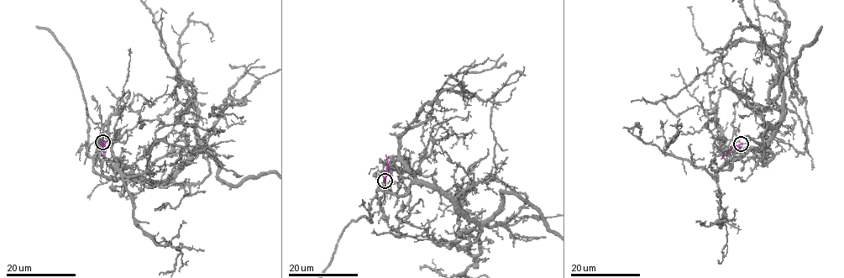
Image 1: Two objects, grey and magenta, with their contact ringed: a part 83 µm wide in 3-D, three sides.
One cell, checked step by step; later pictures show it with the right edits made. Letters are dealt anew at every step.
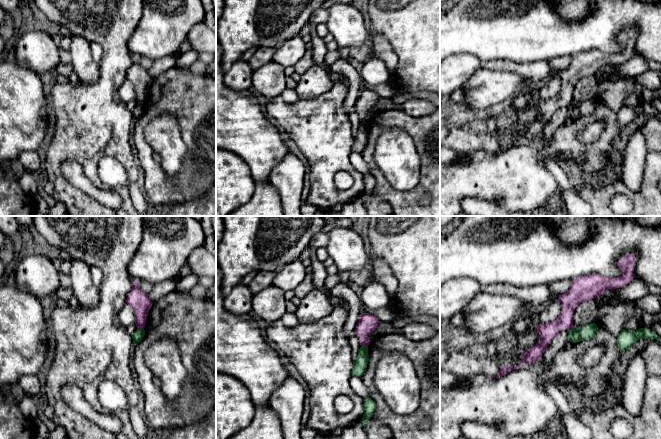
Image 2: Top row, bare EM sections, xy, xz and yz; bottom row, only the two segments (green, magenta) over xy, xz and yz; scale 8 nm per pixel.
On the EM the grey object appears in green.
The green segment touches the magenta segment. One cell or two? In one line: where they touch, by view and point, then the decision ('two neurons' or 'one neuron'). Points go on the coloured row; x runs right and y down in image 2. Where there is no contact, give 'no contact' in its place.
contact xy (140, 328); two neurons

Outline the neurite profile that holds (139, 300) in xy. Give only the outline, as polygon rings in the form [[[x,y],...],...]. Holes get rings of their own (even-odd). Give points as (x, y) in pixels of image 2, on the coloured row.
[[[134,280],[133,288],[127,297],[126,303],[134,309],[136,316],[135,325],[137,329],[144,329],[148,312],[153,303],[148,298],[147,294],[140,289],[138,283],[138,280]]]

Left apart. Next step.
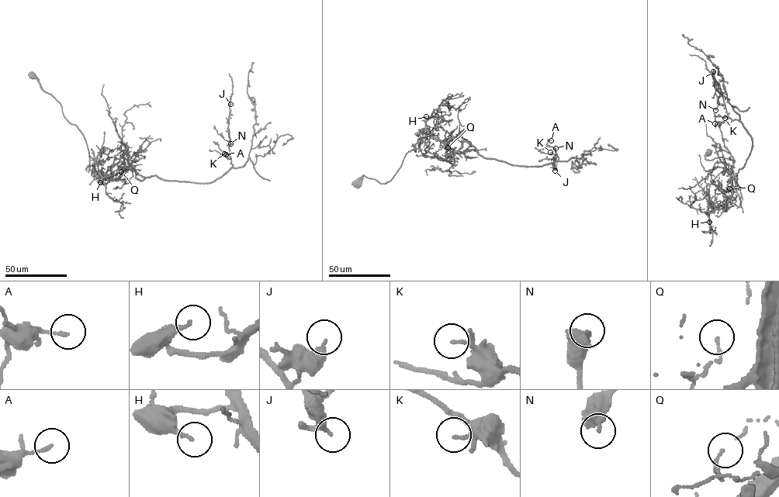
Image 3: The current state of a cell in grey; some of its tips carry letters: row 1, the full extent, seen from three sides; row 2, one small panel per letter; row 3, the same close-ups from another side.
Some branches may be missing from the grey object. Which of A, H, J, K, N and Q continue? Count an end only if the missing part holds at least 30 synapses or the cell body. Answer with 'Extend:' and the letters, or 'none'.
Extend: none

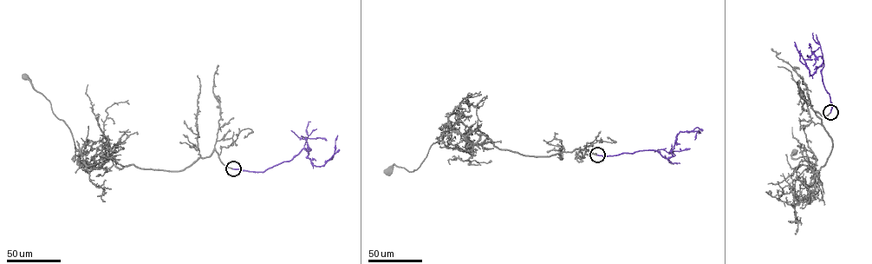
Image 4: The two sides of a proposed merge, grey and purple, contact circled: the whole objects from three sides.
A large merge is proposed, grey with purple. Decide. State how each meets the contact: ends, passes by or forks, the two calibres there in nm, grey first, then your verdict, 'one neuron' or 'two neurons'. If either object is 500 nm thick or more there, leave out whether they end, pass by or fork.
grey ends | purple ends | 320/360 nm | one neuron

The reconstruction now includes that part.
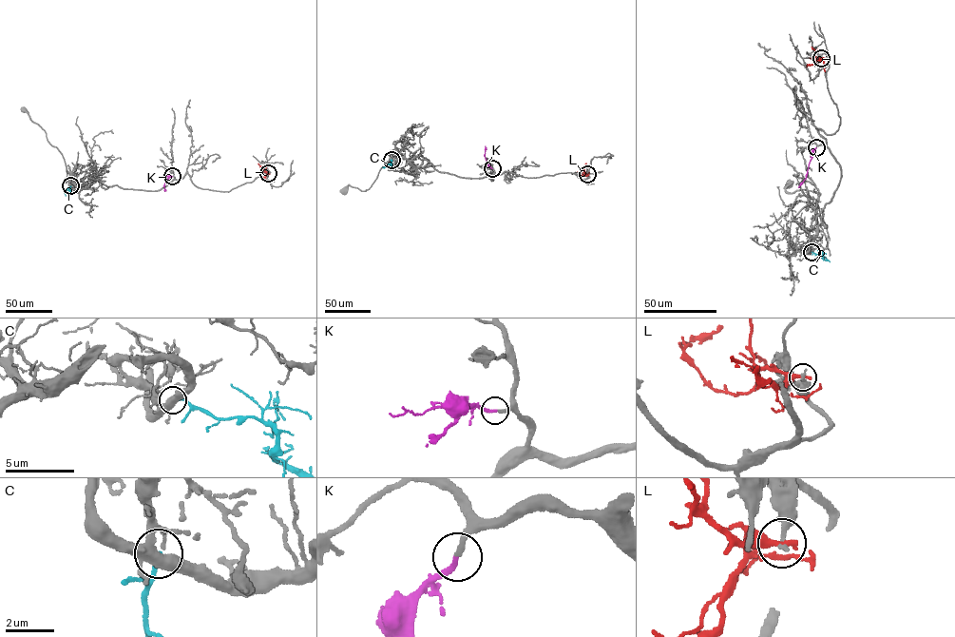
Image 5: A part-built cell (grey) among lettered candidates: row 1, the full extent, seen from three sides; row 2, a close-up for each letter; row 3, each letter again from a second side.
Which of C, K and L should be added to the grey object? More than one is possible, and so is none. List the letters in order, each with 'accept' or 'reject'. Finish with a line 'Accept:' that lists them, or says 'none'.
C: reject
K: accept
L: reject
Accept: K

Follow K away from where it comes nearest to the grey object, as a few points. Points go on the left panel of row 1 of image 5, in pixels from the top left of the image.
K: (172, 176), (164, 183), (164, 191)

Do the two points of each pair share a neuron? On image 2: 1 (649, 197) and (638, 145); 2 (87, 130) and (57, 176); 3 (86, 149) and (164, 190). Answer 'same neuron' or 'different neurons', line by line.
1: different neurons
2: same neuron
3: different neurons

